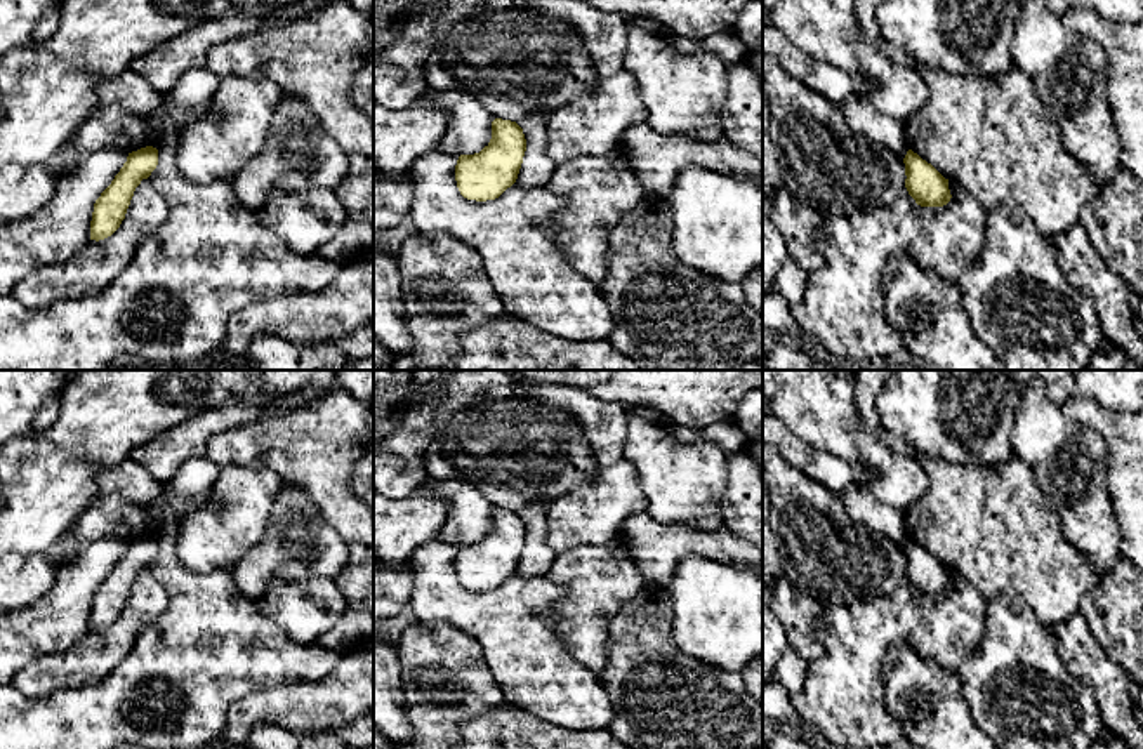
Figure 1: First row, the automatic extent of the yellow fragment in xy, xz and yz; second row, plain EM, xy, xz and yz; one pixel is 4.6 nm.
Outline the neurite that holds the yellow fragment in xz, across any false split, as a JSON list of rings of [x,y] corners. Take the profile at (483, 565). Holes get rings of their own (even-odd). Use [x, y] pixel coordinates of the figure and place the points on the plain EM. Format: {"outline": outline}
{"outline": [[[495,507],[490,532],[479,542],[460,544],[457,549],[460,584],[476,591],[499,587],[516,572],[525,540],[523,518],[516,511]]]}

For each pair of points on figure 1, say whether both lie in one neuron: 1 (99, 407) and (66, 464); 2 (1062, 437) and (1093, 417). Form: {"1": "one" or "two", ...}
{"1": "one", "2": "two"}

